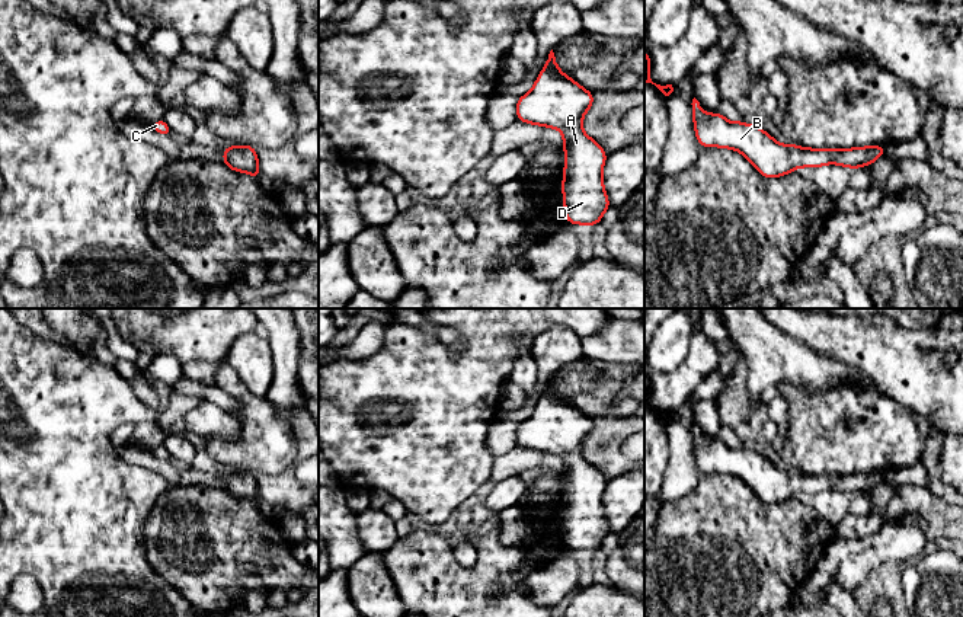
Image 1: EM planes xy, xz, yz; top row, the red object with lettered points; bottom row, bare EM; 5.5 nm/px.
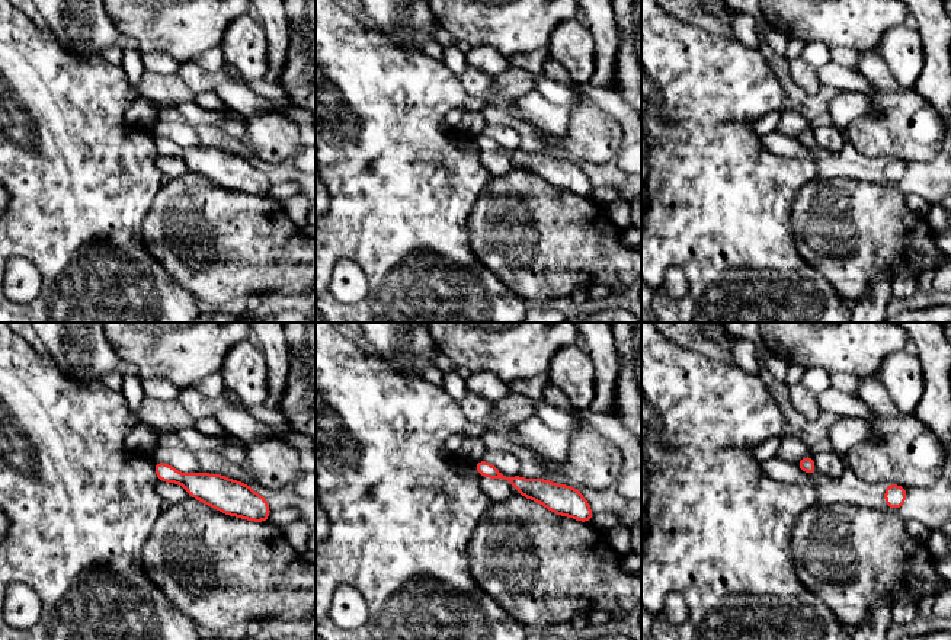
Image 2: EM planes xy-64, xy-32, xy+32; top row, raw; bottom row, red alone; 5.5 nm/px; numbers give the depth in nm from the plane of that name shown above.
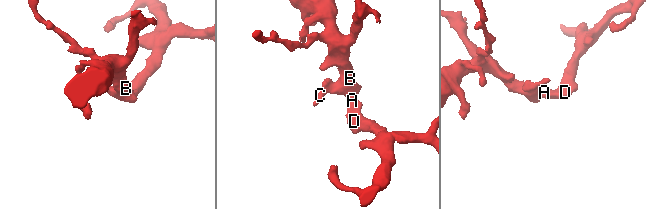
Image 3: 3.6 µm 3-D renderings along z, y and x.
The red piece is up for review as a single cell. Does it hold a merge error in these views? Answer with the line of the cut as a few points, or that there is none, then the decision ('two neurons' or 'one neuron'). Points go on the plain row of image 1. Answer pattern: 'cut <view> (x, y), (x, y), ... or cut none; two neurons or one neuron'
cut none; one neuron

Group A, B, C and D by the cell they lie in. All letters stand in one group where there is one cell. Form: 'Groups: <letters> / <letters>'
Groups: A B C D

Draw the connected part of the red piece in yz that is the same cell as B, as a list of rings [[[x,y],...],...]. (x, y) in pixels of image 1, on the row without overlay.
[[[695,423],[691,431],[700,473],[736,476],[767,505],[784,502],[797,493],[819,493],[831,489],[851,495],[864,493],[887,477],[883,471],[847,476],[783,471],[759,453],[743,447],[730,448],[722,439],[703,438]]]

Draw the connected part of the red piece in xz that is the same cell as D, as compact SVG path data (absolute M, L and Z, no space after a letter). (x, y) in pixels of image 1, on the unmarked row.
M553 375L532 415L516 428L516 445L560 455L564 471L563 527L569 550L596 552L611 534L604 515L604 474L582 455L594 419L559 396Z

